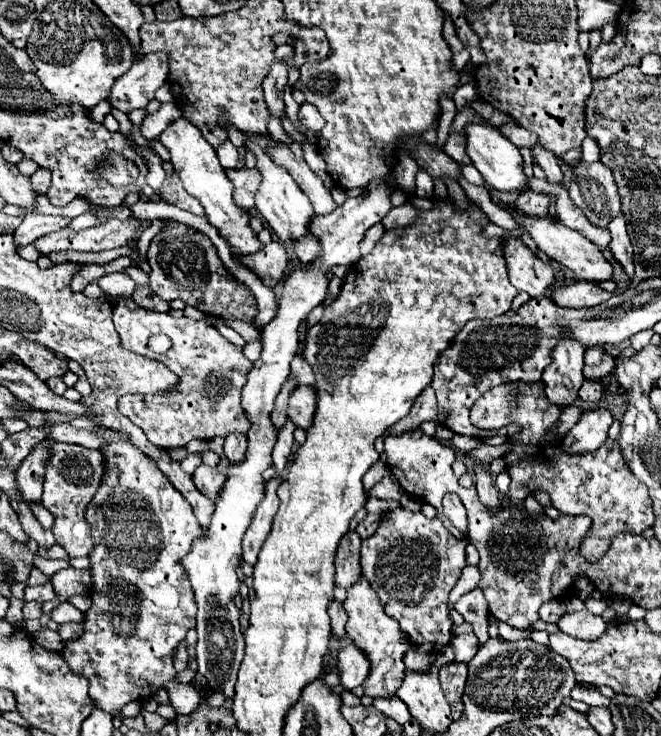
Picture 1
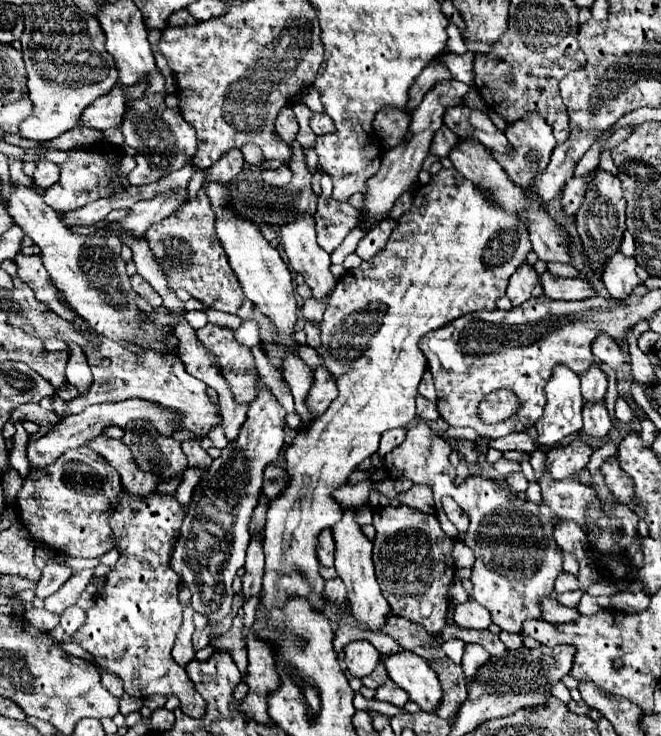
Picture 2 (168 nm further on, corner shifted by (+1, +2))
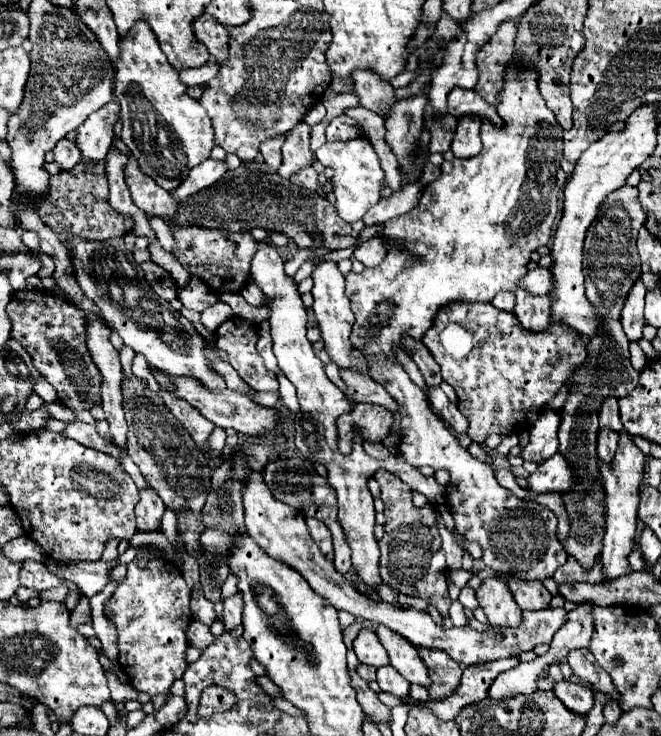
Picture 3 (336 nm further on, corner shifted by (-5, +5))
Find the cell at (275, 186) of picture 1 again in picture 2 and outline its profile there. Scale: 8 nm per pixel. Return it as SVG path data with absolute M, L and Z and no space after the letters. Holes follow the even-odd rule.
M310 215L294 217L294 221L290 221L288 225L282 225L280 237L282 237L282 245L284 245L284 251L286 251L290 267L304 277L304 283L312 289L312 297L314 299L328 297L334 291L334 287L336 287L336 279L334 279L332 271L330 271L330 267L332 267L330 255L316 241L314 219Z

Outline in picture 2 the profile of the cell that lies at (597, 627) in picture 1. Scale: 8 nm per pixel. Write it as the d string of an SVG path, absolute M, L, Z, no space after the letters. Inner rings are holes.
M546 597L546 601L542 601L542 619L548 621L548 623L560 625L560 623L568 623L568 621L572 621L576 617L578 617L576 609L564 607L552 597Z

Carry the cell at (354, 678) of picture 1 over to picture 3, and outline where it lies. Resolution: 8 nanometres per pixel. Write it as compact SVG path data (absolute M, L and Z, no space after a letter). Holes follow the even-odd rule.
M368 628L358 632L352 648L354 648L354 652L356 652L356 656L362 664L368 664L368 666L374 666L374 668L388 664L386 650L380 646L380 640L376 638L376 634Z

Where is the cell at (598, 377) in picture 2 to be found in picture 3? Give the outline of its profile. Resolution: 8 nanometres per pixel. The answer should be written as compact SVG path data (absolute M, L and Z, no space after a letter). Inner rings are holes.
M604 398L602 408L600 408L600 426L608 426L616 432L622 432L622 422L620 422L620 412L618 412L618 400L616 398Z

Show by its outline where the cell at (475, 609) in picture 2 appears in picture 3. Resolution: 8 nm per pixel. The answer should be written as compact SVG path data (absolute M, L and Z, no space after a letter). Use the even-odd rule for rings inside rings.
M464 586L462 588L462 592L460 592L460 604L464 606L464 608L468 608L468 610L476 610L480 604L478 604L478 600L476 600L476 596L474 596L474 590L472 588L468 588L468 586Z

